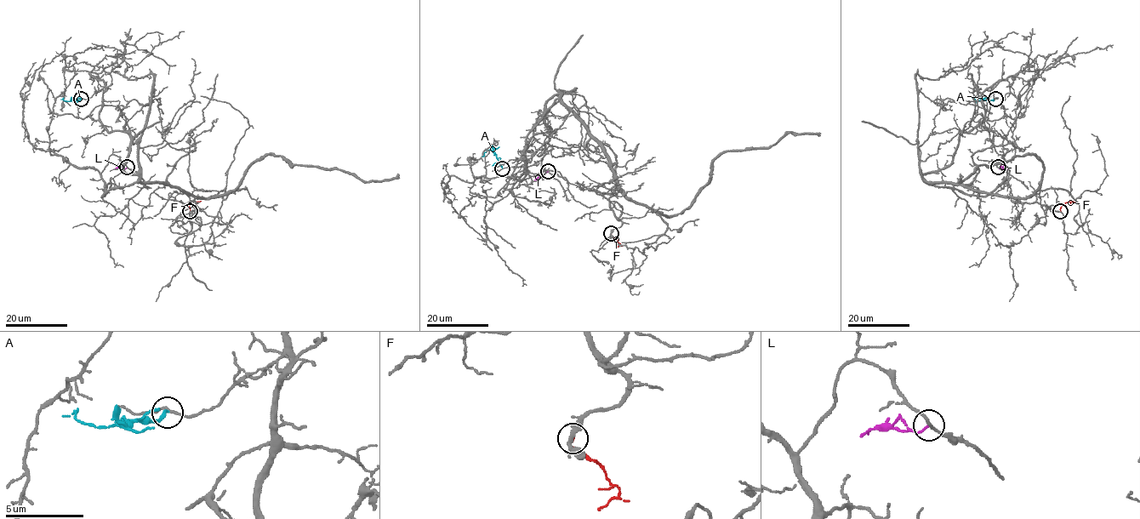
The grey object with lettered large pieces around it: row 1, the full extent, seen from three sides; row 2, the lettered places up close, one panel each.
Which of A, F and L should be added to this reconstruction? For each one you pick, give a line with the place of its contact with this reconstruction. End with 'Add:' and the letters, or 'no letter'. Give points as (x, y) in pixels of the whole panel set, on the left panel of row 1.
F: Touches grey at (190, 211)
Add: F

